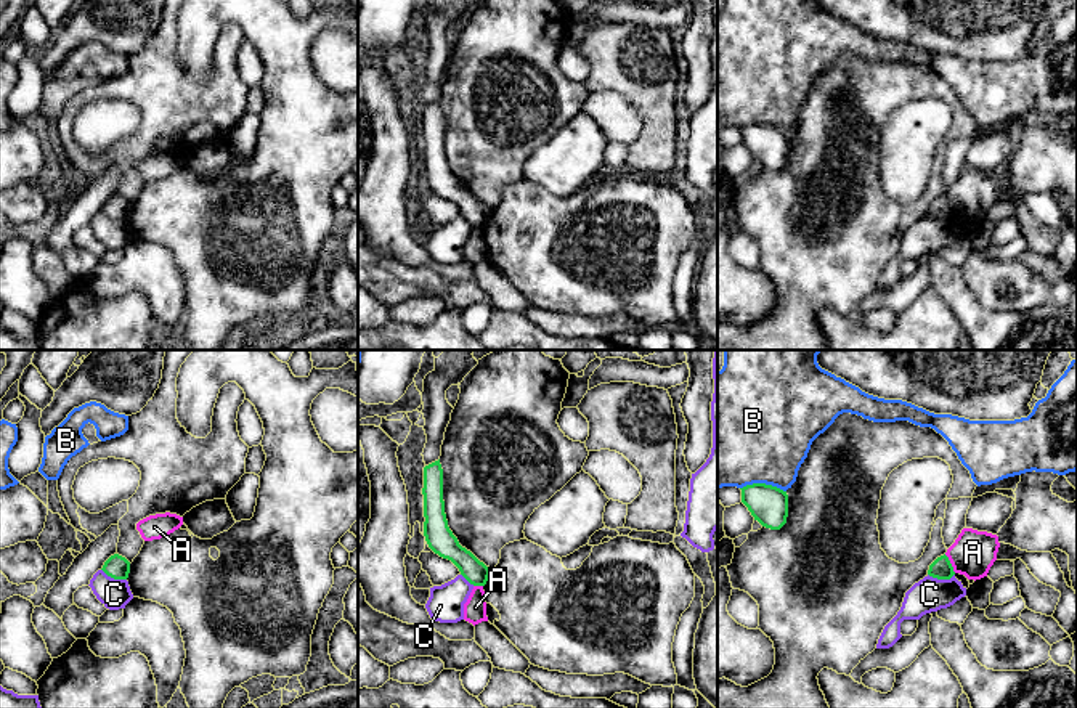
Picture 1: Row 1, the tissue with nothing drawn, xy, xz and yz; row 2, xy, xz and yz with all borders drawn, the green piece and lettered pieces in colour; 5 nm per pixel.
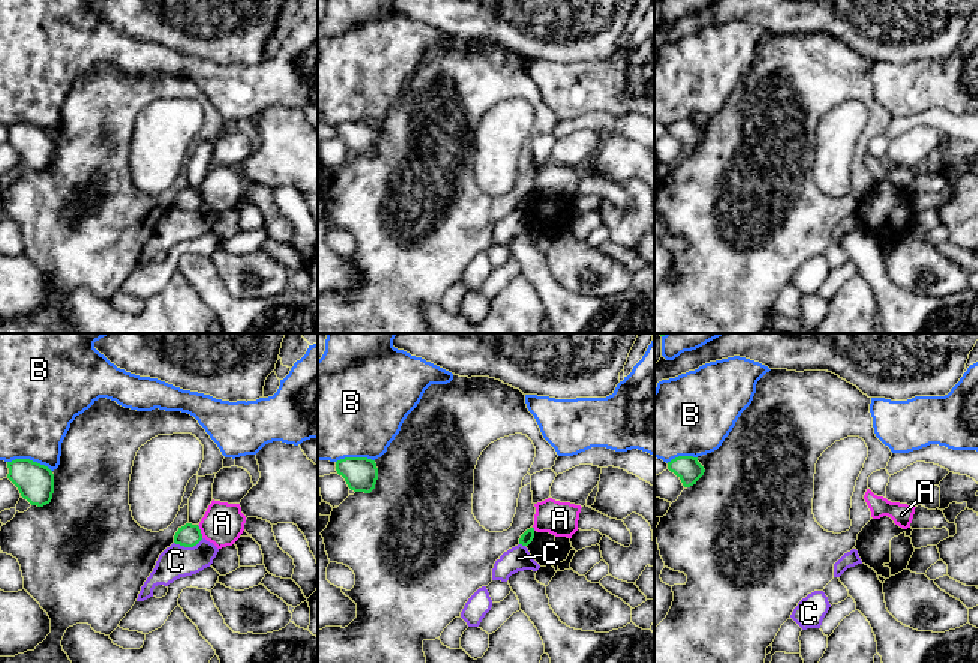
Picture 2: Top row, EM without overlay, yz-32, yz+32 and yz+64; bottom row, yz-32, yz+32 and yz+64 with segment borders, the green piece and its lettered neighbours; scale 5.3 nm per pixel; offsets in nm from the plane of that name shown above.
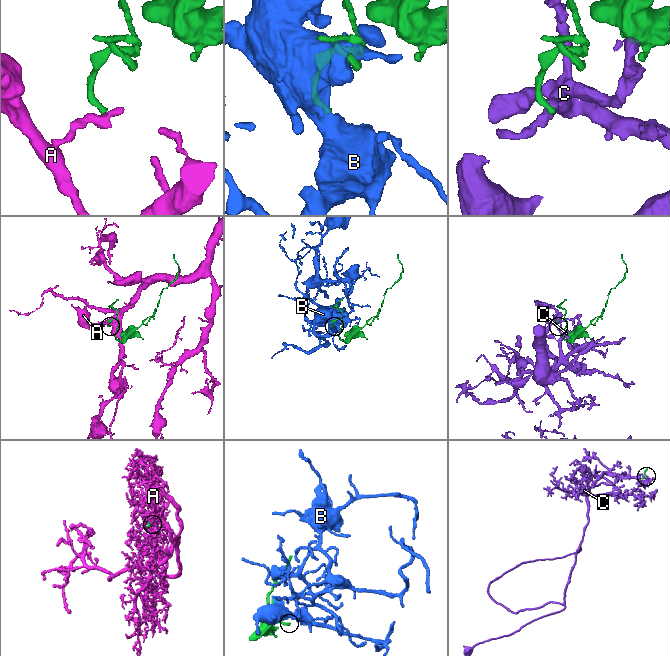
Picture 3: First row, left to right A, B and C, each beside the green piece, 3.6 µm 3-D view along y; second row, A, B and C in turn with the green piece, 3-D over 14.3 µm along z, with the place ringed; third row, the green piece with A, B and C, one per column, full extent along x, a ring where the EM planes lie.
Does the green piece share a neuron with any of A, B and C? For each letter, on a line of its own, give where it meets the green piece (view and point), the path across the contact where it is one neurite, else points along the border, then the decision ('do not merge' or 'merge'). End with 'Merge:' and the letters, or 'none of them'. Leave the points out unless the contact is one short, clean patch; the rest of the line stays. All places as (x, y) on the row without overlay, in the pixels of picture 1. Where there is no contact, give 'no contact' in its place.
A: yz (951, 204) | along yz (944, 195), (955, 212) | do not merge
B: yz (763, 124) | do not merge
C: yz (941, 219) | do not merge
Merge: none of them

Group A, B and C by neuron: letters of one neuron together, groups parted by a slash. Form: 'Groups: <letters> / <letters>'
Groups: A / B / C

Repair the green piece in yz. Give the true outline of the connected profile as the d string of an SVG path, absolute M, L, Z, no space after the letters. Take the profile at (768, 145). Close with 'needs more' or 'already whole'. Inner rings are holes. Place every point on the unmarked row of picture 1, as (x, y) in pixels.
M753 124L742 130L742 143L748 148L754 161L770 170L780 170L788 157L786 132L766 125Z; already whole

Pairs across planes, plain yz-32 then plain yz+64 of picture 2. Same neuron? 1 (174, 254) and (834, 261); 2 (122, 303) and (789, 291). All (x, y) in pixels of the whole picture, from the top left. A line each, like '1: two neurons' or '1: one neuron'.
1: two neurons
2: two neurons

